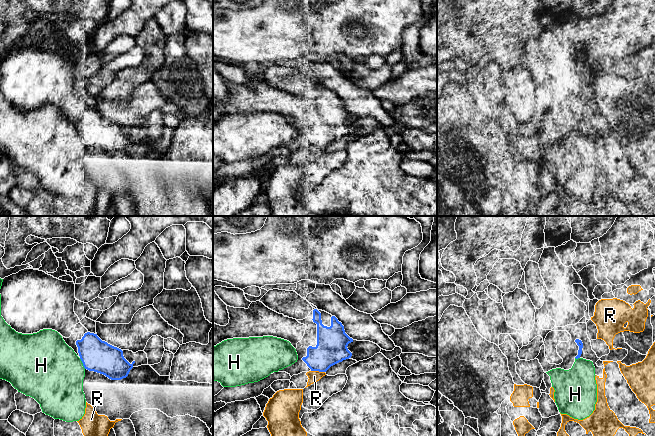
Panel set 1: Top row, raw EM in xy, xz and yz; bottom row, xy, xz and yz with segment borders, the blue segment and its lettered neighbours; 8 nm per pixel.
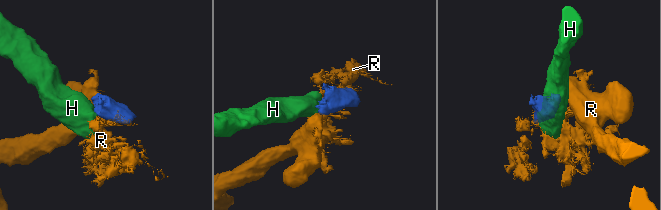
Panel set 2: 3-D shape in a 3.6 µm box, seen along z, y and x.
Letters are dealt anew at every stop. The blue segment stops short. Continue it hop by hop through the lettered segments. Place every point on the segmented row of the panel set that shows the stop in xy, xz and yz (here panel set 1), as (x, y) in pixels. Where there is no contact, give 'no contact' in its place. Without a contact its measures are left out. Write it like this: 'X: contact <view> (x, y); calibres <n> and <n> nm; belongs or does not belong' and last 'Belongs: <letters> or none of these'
H: contact xy (82, 362); calibres 260 and 480 nm; belongs
R: contact xz (318, 370); calibres 240 and 90 nm; does not belong
Belongs: H

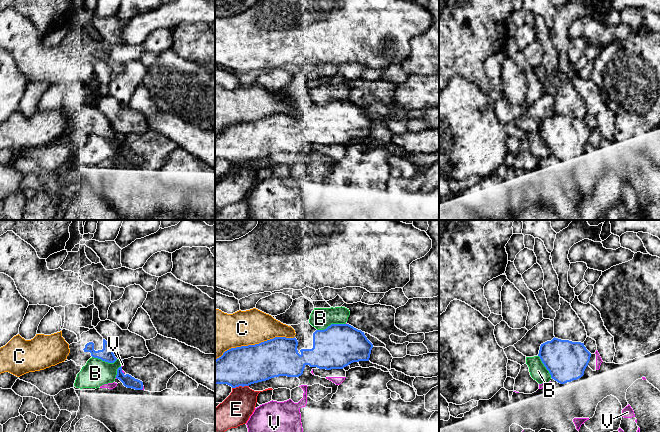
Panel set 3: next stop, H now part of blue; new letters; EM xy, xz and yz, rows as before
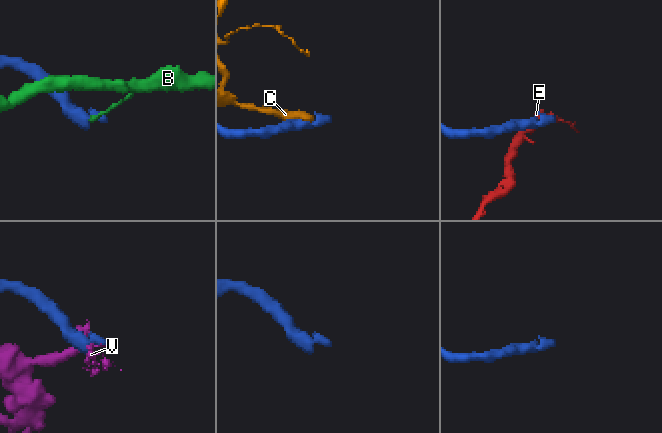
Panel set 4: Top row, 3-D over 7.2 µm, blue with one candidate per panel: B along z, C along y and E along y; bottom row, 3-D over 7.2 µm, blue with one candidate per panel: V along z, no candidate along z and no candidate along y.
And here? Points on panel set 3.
B: contact xz (331, 324); calibres 340 and 170 nm; does not belong
C: contact xz (255, 344); calibres 320 and 280 nm; does not belong
E: contact xz (240, 385); calibres 320 and 240 nm; does not belong
V: contact xy (142, 388); calibres 100 and 20 nm; does not belong
Belongs: none of these

